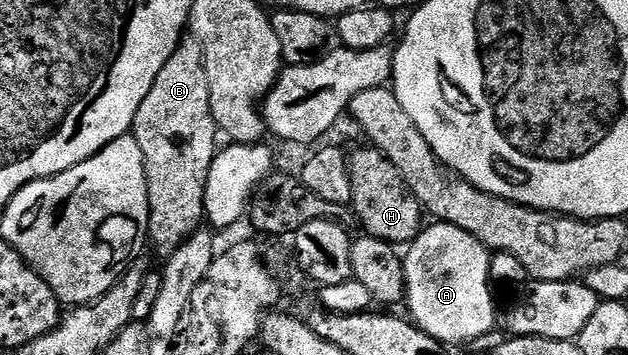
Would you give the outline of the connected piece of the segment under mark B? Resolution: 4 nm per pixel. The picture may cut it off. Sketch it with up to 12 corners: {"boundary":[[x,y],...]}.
{"boundary":[[183,36],[144,95],[148,241],[205,218],[218,143],[202,44]]}

